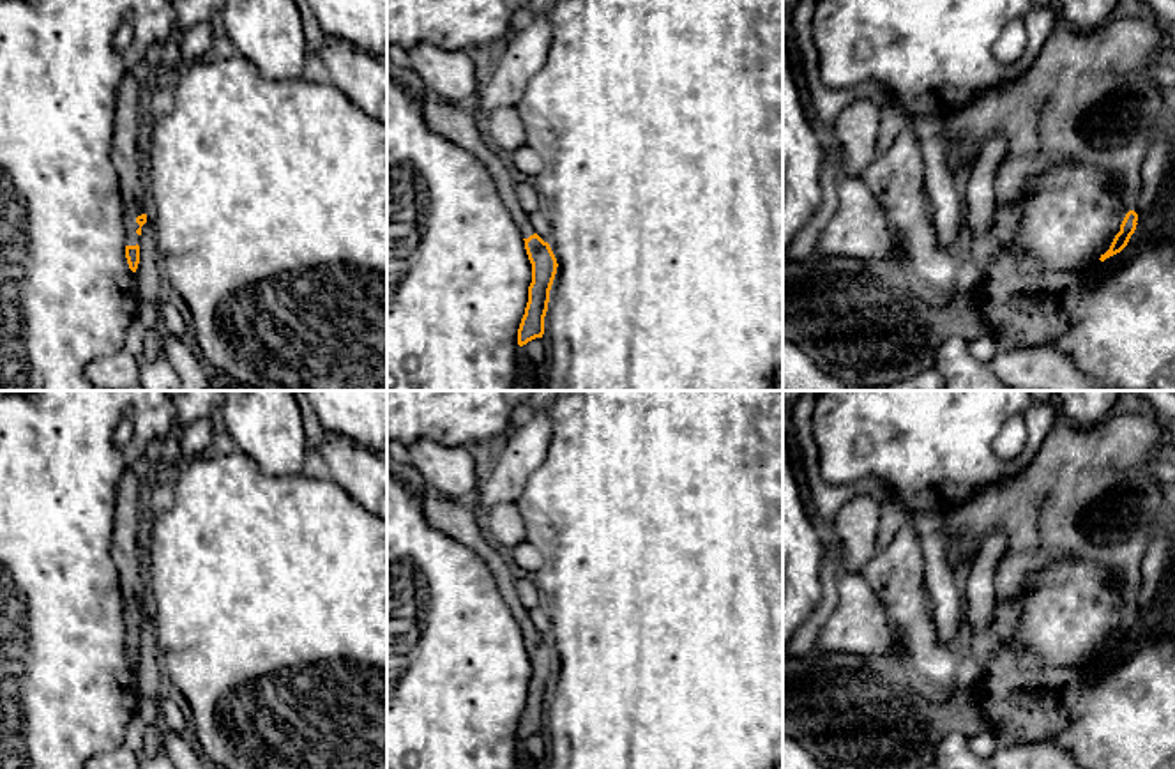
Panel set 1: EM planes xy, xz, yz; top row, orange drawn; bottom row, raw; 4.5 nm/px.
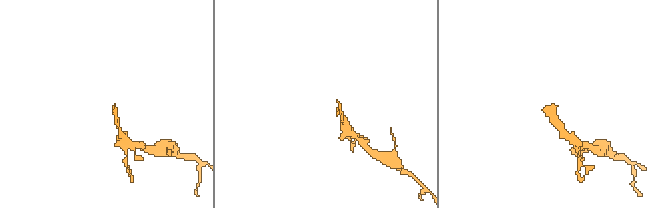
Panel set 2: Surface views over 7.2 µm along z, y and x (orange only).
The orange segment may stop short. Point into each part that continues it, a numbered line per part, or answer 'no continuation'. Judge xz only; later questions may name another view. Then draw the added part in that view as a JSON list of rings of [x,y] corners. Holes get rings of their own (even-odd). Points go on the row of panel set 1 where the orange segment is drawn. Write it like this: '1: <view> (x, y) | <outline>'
1: xz (456, 122) | [[[408,87],[406,90],[412,94],[429,129],[466,148],[484,164],[521,237],[528,239],[534,235],[535,230],[530,225],[528,214],[519,207],[514,194],[519,177],[509,166],[507,157],[488,141],[482,122],[474,115],[470,104],[442,101],[429,92],[419,94]]]

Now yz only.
1: yz (1089, 98) | [[[1110,18],[1088,32],[1060,21],[1018,83],[947,117],[952,170],[961,179],[968,175],[961,164],[965,157],[977,159],[997,134],[1007,141],[1007,154],[995,175],[991,235],[997,242],[1014,242],[1028,179],[1062,161],[1104,170],[1124,200],[1126,214],[1129,212],[1140,193],[1140,170],[1163,106],[1161,85],[1147,67],[1152,60],[1170,60],[1168,41],[1168,32],[1156,19]]]

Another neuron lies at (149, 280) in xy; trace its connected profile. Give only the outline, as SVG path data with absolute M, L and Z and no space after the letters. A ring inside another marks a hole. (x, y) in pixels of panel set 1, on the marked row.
M148 212L147 223L141 226L138 246L140 263L134 272L138 297L140 301L159 302L164 281L159 267L157 239Z

